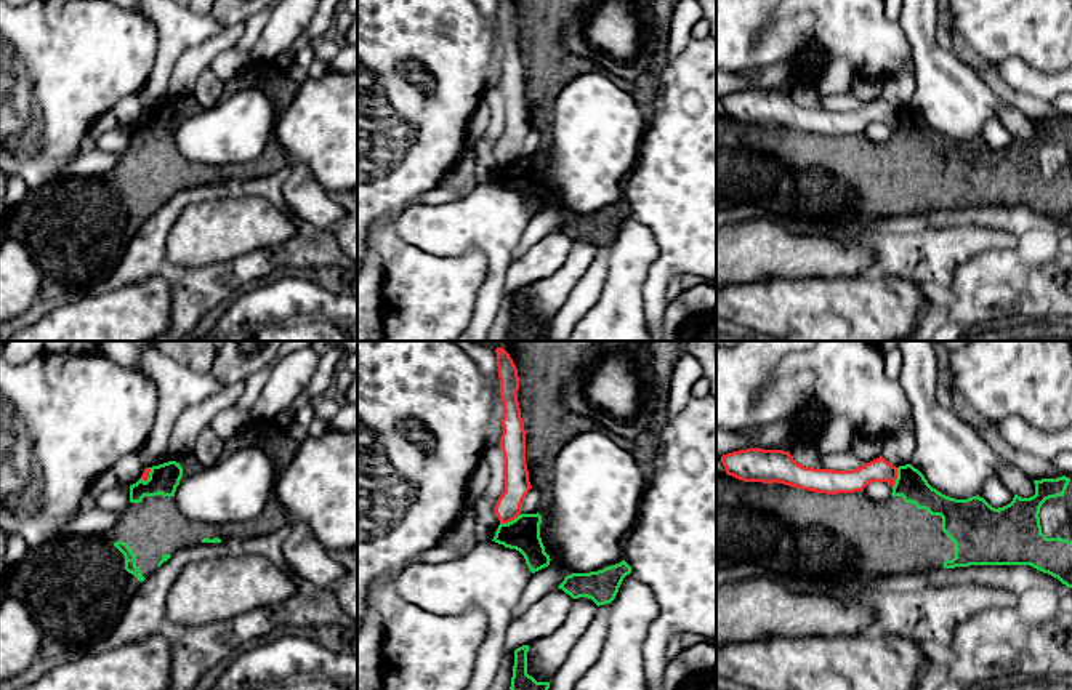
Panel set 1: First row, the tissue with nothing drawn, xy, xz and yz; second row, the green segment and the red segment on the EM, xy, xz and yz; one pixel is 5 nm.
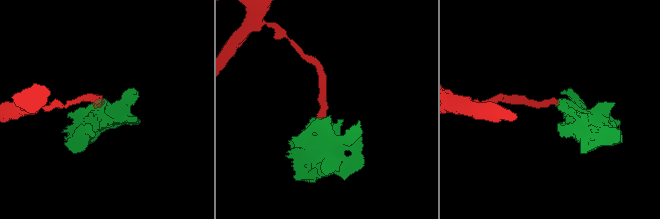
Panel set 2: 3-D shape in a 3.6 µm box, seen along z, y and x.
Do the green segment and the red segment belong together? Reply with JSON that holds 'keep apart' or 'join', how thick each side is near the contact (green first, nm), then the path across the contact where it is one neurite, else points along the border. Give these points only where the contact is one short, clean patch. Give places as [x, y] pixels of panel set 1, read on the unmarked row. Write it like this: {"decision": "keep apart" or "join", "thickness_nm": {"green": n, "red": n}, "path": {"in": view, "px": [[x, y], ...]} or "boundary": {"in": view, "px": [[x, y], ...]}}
{"decision": "keep apart", "thickness_nm": {"green": 170, "red": 130}, "boundary": {"in": "xz", "px": [[521, 156], [500, 165]]}}

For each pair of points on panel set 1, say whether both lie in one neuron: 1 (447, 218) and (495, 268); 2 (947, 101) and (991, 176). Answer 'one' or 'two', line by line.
1: one
2: two

